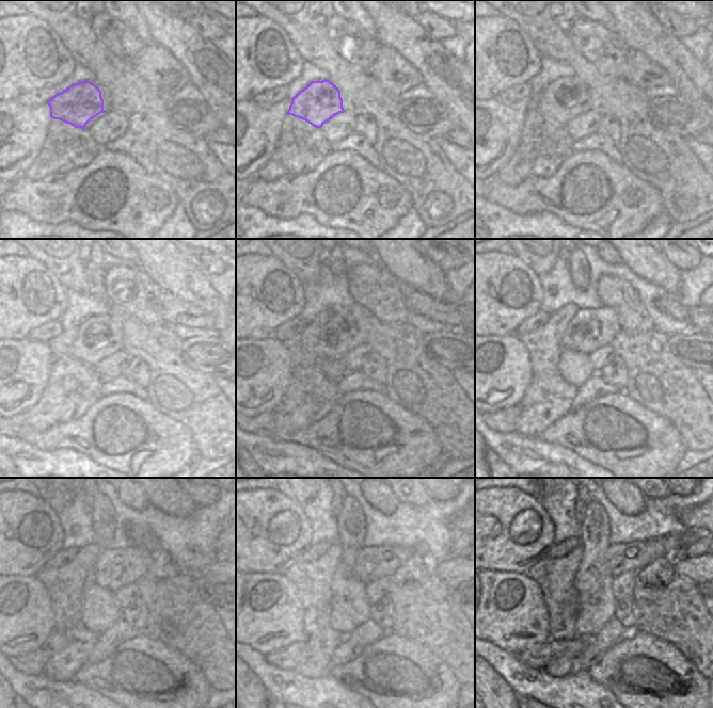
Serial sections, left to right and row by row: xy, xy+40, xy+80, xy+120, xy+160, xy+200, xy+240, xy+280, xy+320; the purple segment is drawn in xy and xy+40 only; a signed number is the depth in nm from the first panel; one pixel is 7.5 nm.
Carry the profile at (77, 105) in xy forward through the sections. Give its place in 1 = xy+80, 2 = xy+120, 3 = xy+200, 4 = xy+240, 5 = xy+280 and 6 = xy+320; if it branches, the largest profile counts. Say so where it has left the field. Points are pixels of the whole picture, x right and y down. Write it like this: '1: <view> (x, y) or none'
1: xy+80 (564, 99)
2: xy+120 (97, 336)
3: xy+200 (589, 330)
4: xy+240 (115, 567)
5: xy+280 (371, 563)
6: xy+320 (621, 558)

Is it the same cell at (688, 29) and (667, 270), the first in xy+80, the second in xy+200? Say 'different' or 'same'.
different

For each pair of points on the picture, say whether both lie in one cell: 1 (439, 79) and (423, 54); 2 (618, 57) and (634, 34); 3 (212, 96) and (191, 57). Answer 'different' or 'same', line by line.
1: same
2: different
3: same

